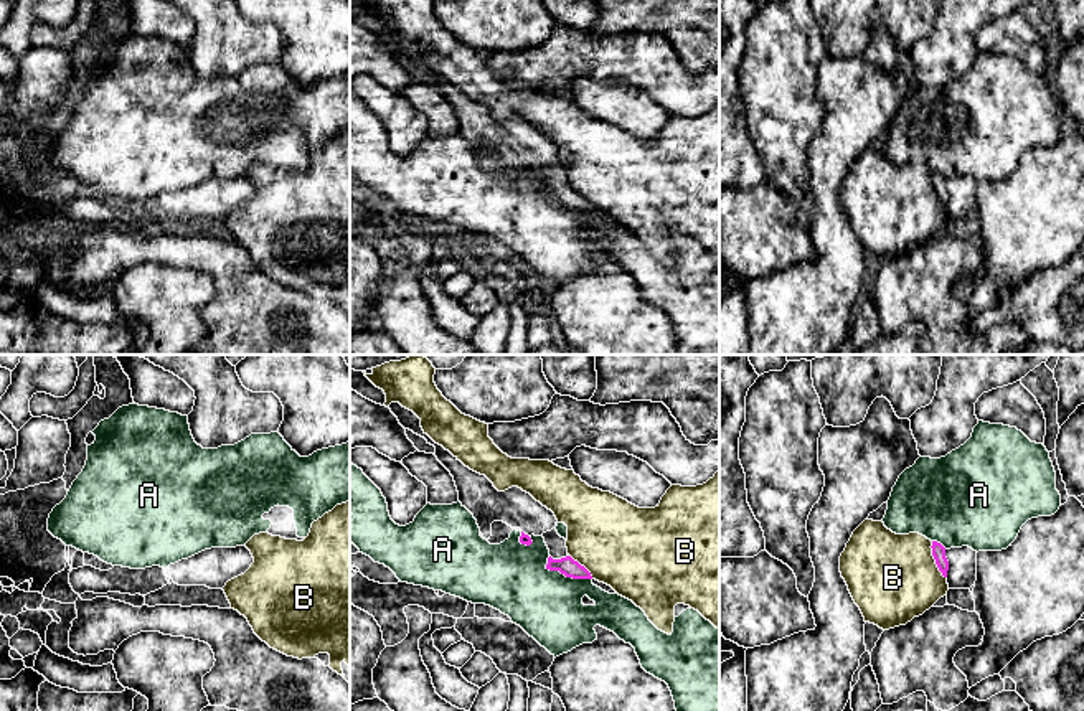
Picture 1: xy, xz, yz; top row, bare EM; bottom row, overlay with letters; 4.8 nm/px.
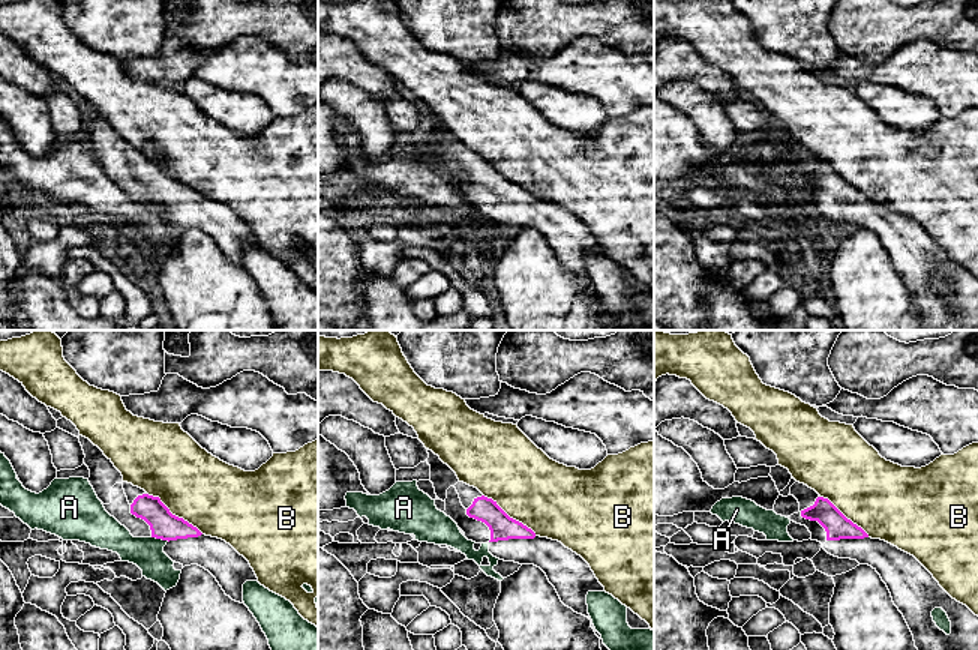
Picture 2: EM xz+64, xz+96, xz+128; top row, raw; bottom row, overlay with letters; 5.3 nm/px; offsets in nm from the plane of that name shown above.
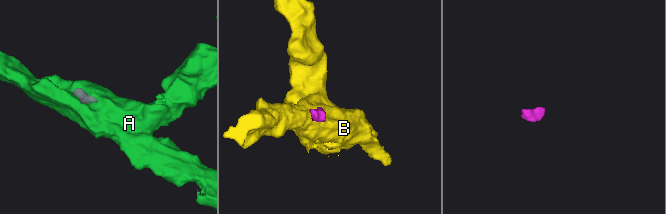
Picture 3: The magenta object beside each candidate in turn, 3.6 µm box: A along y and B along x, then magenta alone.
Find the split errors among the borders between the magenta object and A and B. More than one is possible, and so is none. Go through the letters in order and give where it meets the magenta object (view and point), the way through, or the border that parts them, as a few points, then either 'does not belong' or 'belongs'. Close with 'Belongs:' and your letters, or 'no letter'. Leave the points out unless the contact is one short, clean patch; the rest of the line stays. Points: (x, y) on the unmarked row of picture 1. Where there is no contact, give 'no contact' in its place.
A: xz (565, 205) | along xz (546, 188), (550, 200), (558, 200), (573, 208), (591, 210) | does not belong
B: yz (934, 188) | along yz (931, 172), (934, 193), (946, 208) | does not belong
Belongs: no letter

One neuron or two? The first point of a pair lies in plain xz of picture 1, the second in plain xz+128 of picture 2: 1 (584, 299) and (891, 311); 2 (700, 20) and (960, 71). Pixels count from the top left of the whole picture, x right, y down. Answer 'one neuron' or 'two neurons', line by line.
1: one neuron
2: two neurons

